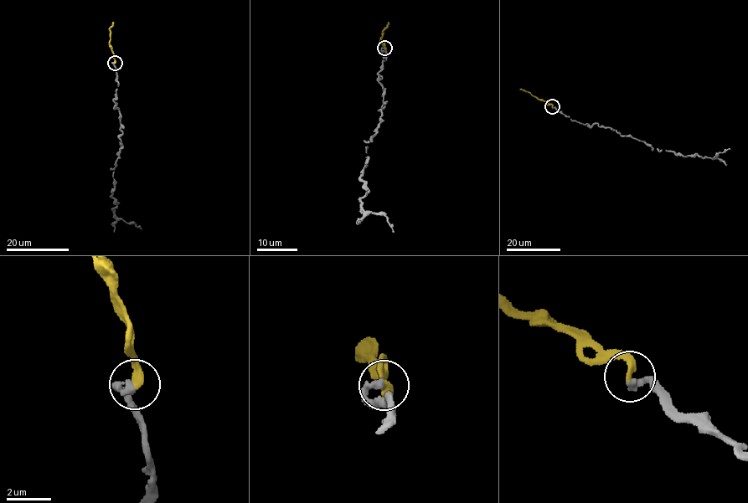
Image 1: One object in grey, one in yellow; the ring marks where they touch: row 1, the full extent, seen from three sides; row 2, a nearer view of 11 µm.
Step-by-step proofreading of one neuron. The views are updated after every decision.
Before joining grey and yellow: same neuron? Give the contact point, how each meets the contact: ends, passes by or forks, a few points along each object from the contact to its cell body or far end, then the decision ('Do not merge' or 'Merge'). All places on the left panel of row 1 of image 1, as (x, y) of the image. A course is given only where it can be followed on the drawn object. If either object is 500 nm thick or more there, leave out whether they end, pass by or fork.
Place: (115, 63). At the ring grey ends. At the ring yellow ends. Course of grey: (115, 63), (118, 86), (113, 100), (122, 133), (114, 169), (111, 195), (117, 204), (113, 213), (141, 229). Course of yellow: (115, 63), (110, 43), (113, 22). Merge

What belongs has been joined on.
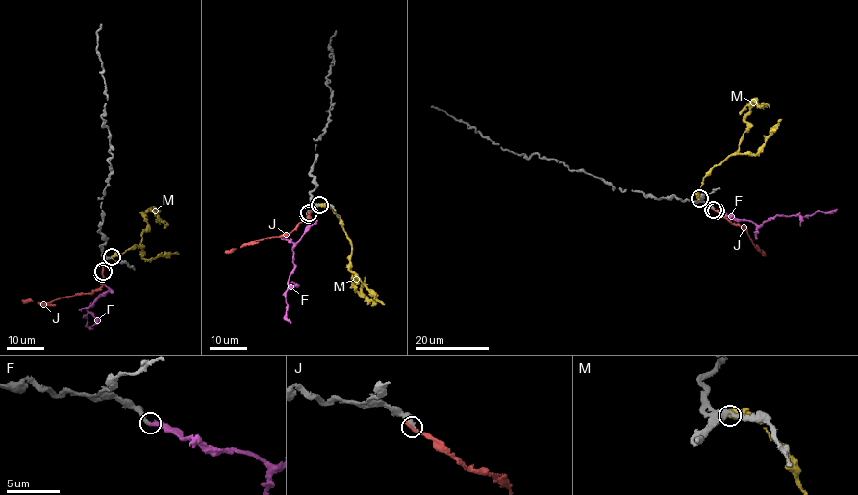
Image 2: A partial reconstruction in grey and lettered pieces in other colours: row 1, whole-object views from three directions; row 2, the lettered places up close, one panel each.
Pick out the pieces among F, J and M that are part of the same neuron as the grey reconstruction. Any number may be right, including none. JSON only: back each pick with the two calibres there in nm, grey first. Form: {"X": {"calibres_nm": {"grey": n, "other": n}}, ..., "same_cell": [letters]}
{"F": {"calibres_nm": {"grey": 260, "other": 320}}, "same_cell": ["F"]}

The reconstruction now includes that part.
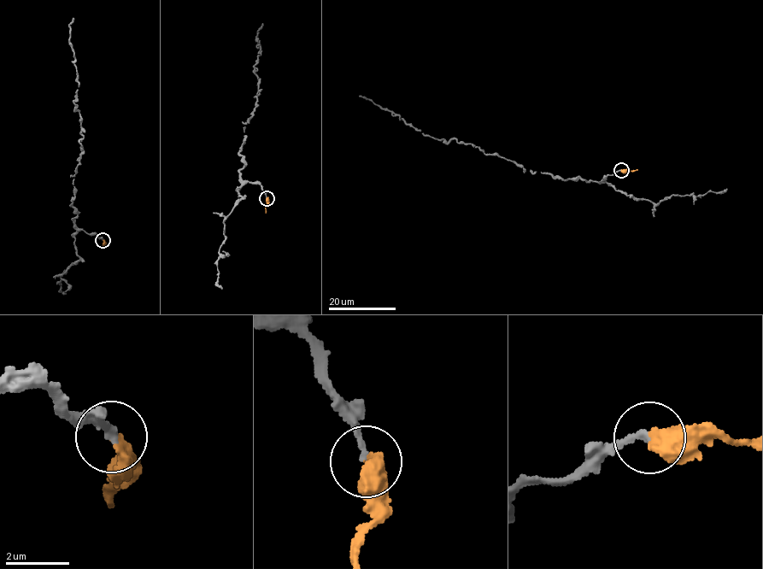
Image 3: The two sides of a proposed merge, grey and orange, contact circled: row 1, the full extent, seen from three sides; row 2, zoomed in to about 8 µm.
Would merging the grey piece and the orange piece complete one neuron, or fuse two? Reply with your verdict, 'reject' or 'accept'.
accept

